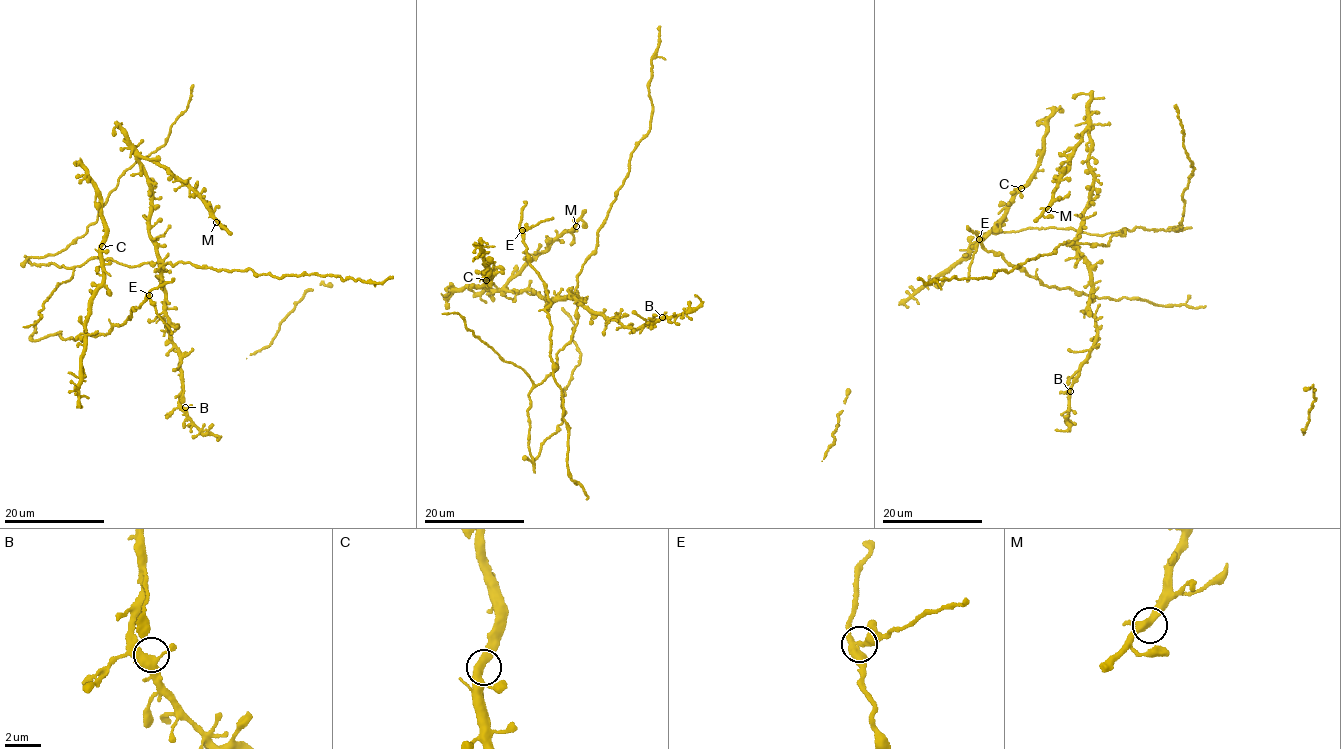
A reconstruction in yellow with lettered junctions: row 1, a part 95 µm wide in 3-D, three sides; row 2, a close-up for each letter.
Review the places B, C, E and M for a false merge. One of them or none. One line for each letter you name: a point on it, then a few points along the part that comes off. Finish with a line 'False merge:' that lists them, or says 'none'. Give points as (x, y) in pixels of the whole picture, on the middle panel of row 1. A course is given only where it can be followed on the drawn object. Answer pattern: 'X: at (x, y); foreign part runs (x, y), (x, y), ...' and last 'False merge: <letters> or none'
E: at (522, 230); foreign part runs (522, 230), (552, 217)
False merge: E

